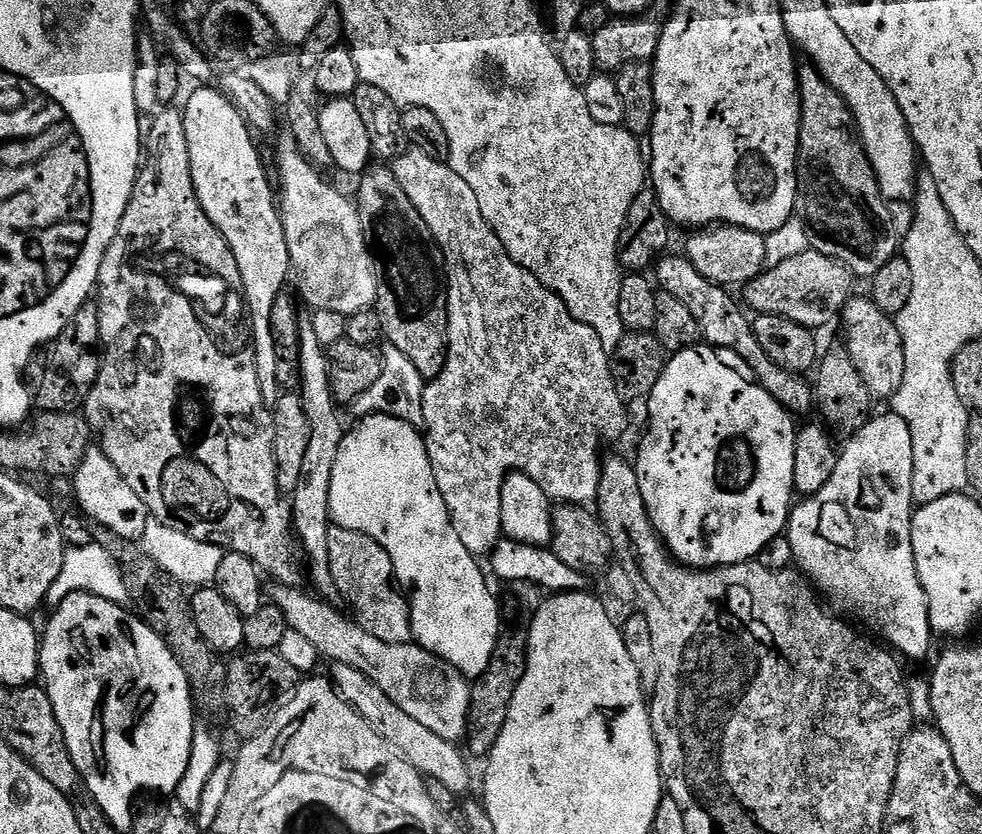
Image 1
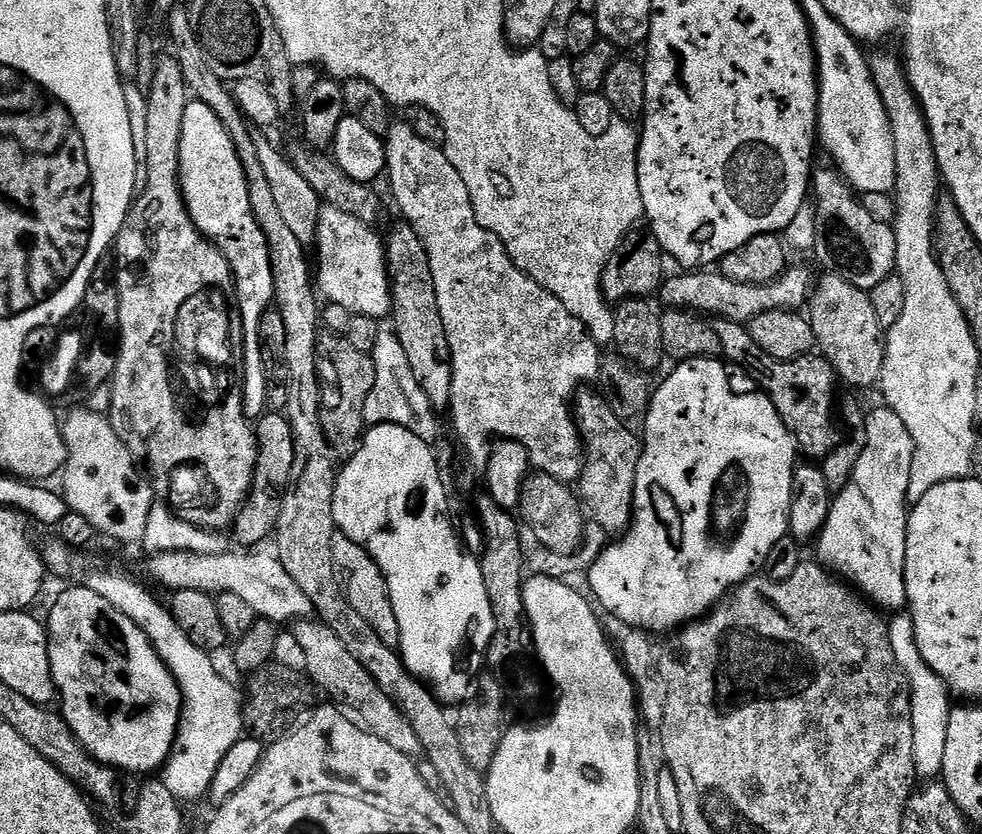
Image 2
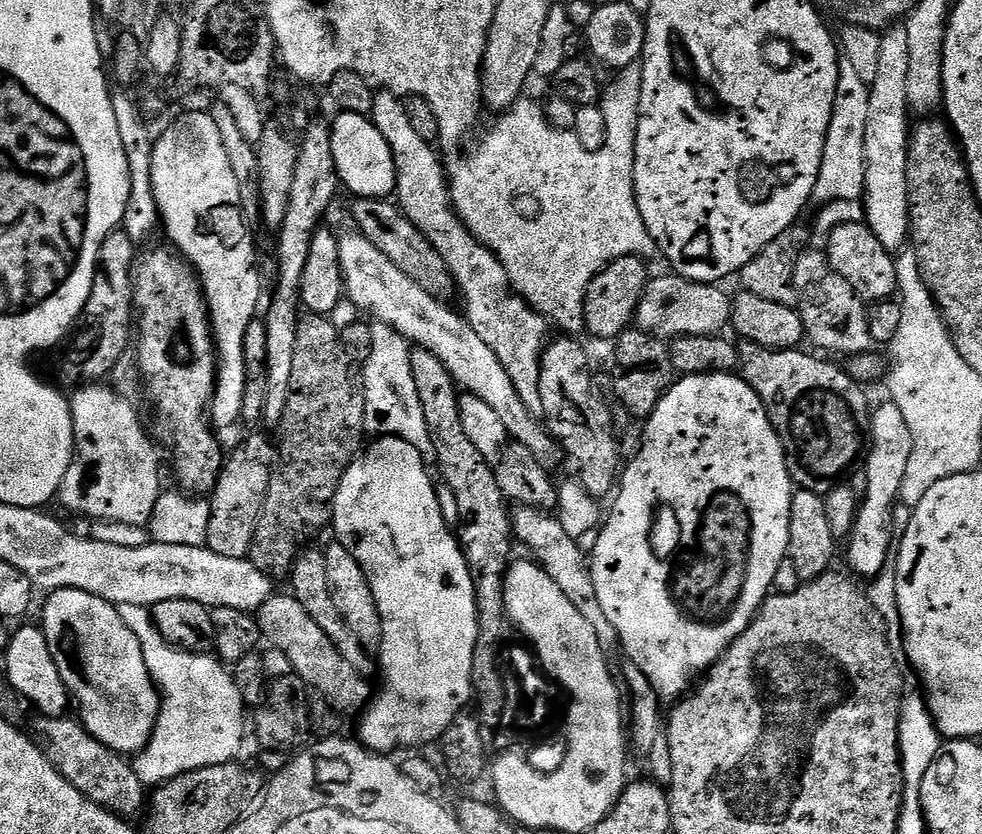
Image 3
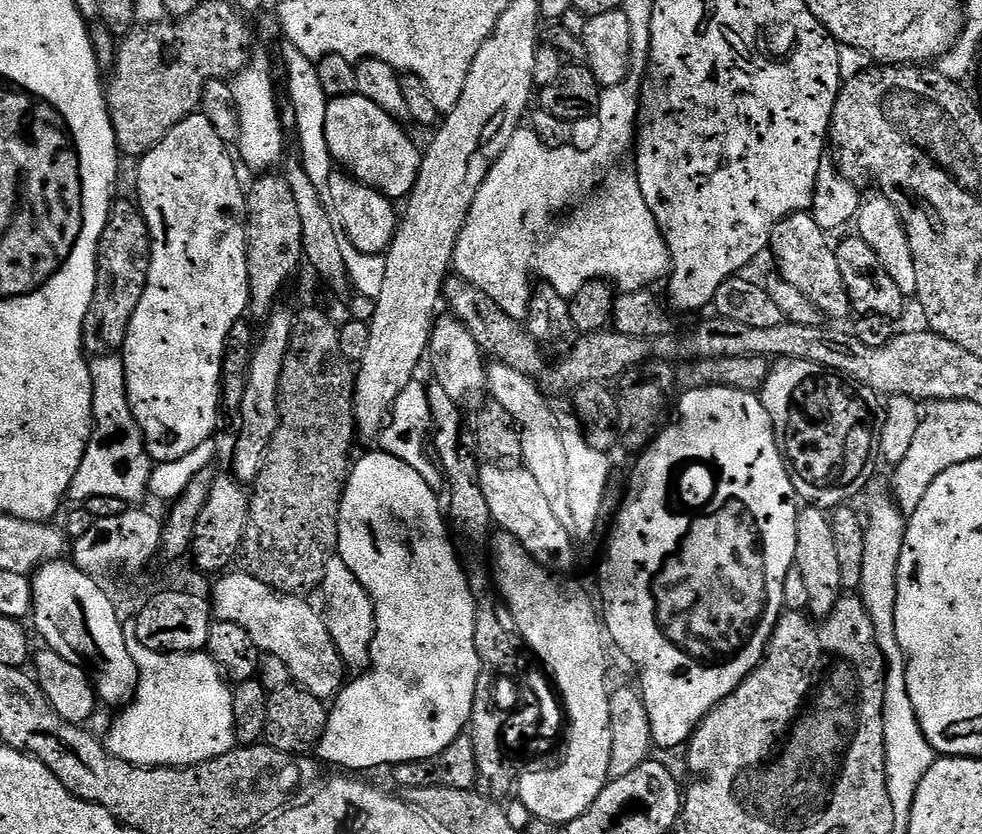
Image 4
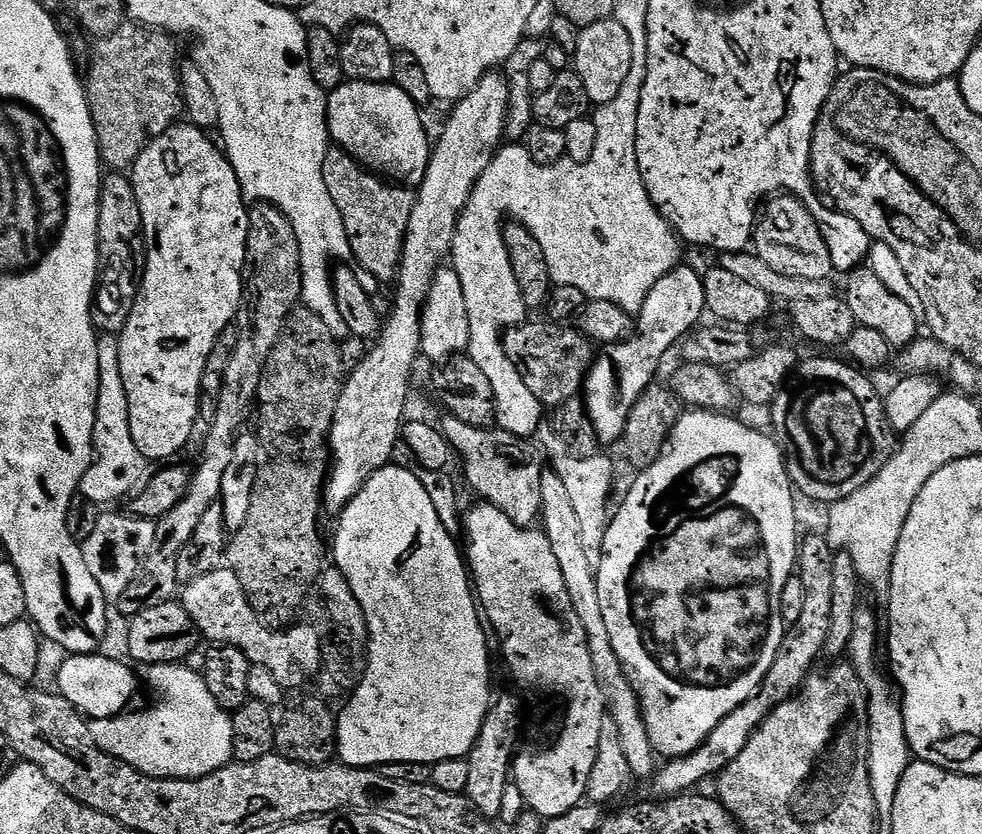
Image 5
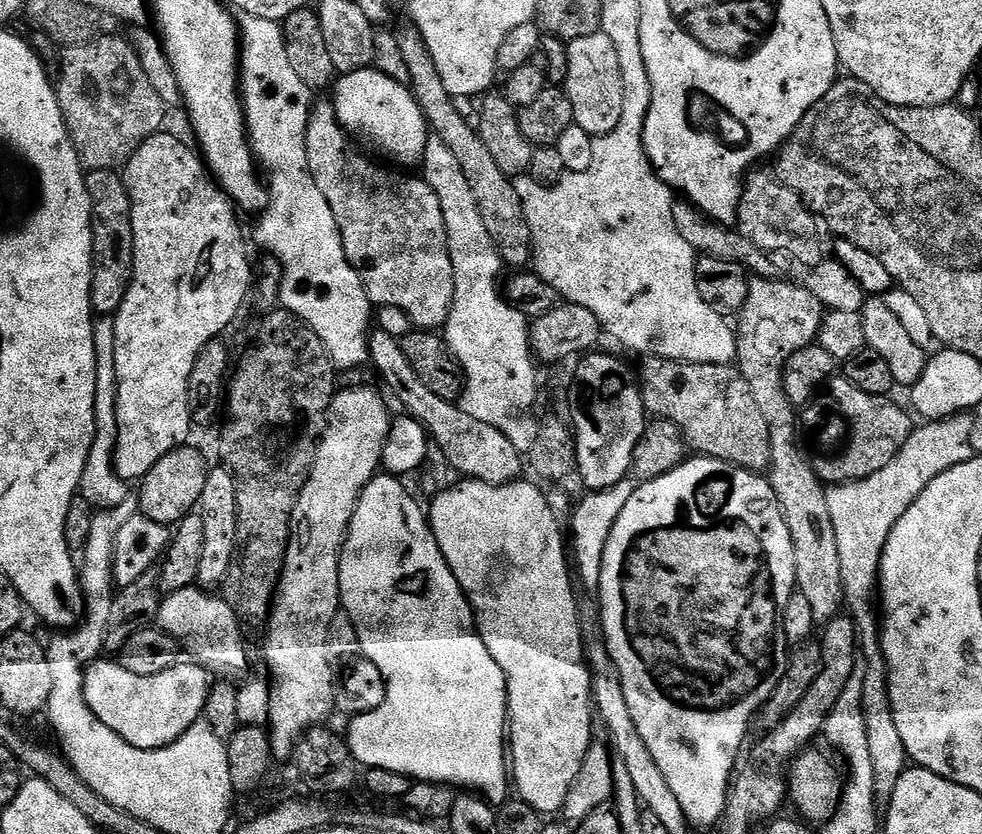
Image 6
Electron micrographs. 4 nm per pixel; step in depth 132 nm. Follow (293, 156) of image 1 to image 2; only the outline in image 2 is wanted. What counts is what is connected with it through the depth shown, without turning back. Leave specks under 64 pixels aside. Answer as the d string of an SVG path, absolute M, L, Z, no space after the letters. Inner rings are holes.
M325 207L320 213L314 243L314 284L327 303L346 306L346 310L357 316L383 321L392 310L392 286L388 282L384 245L372 231L358 218Z

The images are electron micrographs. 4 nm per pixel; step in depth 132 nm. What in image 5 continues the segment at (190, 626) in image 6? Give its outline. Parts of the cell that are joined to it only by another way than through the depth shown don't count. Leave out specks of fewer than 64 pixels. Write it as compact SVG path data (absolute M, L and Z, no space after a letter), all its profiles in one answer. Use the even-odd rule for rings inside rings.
M221 566L194 582L183 585L178 596L184 613L196 627L197 633L204 636L216 646L229 644L242 654L252 665L257 664L274 674L278 686L285 690L300 688L307 680L312 680L322 672L322 650L320 649L320 632L308 624L297 628L288 628L285 632L271 632L260 621L261 613L253 608L248 596L242 590L242 582L232 573L232 569Z

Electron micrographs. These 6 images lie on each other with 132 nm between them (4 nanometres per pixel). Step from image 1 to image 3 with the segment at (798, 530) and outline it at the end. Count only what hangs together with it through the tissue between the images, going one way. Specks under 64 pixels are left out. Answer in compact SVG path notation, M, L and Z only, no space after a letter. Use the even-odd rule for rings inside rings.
M885 402L885 404L878 405L877 408L875 405L874 411L870 416L870 429L871 428L872 436L870 432L870 447L866 452L866 460L868 456L868 489L863 489L862 499L860 501L860 512L857 514L856 521L852 527L852 535L849 536L846 541L849 564L847 567L851 569L857 577L868 576L867 578L875 578L879 576L881 572L885 571L887 564L884 563L886 563L887 560L889 563L890 549L894 544L894 536L892 540L892 532L894 533L892 510L896 507L900 498L902 478L906 478L906 462L910 462L910 450L912 449L910 426L906 422L906 418L902 416L902 410L898 410L896 404Z

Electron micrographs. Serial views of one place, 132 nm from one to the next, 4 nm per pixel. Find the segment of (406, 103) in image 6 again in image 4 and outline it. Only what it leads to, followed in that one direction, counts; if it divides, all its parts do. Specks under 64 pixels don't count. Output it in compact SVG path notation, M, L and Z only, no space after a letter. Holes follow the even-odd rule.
M365 96L334 98L326 106L326 146L330 146L333 161L393 202L403 201L412 192L420 169L421 149L416 149L404 127Z

